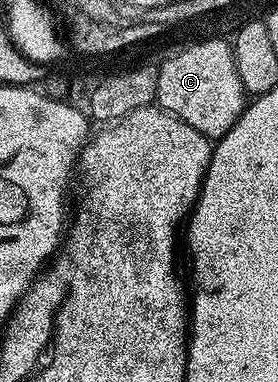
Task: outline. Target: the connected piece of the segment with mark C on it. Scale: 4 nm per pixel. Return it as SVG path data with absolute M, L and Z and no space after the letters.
M218 35L206 37L175 57L157 66L157 104L169 113L175 113L188 127L196 127L205 137L223 137L235 123L248 104L248 94L240 83L240 71L236 71L234 47L229 40Z

